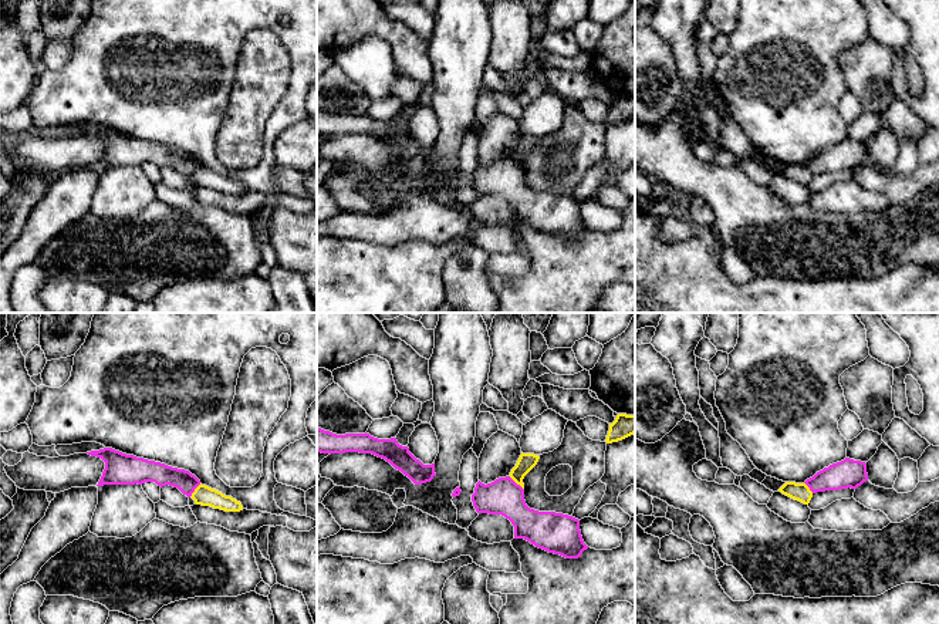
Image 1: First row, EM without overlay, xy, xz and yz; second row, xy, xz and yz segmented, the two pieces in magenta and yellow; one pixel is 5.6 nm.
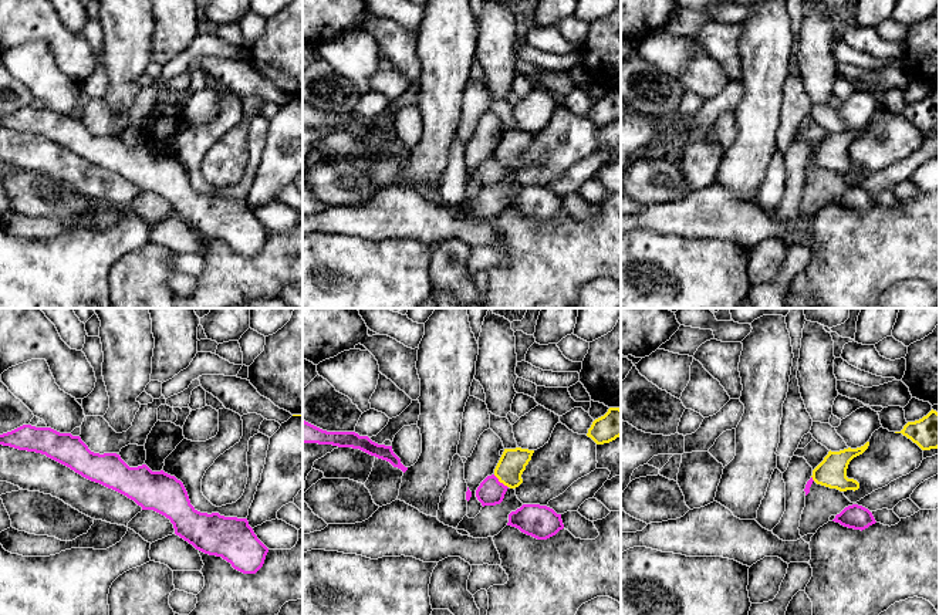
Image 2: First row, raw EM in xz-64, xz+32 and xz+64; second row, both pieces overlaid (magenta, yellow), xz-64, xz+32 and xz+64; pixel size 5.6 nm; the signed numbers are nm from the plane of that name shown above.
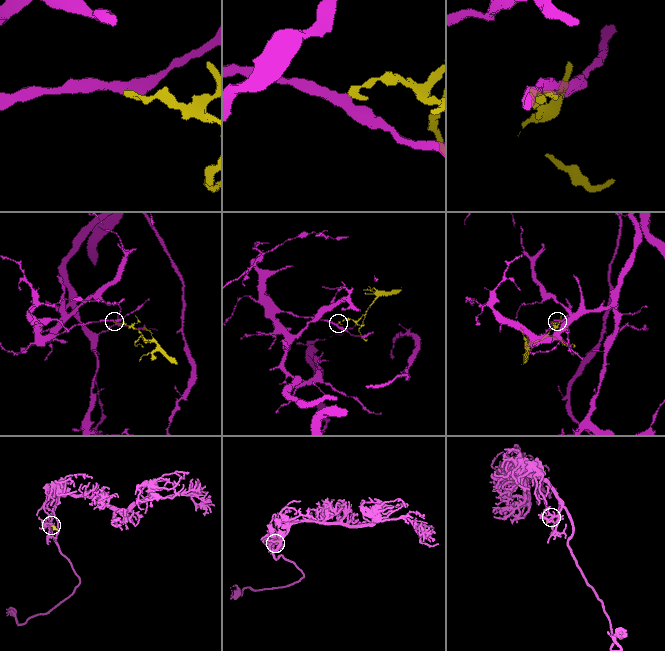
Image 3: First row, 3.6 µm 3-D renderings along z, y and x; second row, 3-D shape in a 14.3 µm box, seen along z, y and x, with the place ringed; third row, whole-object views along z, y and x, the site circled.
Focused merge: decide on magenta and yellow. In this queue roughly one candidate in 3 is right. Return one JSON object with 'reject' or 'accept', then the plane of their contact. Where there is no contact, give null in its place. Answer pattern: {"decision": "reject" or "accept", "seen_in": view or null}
{"decision": "reject", "seen_in": "xz"}

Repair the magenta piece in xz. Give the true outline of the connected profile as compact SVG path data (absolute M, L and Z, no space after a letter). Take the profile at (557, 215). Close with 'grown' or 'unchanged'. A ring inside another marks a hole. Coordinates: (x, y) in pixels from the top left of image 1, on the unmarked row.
M510 158L487 166L479 162L472 183L477 195L501 196L509 200L514 208L514 220L524 220L548 235L578 240L588 230L578 200L530 190L524 182L524 171Z; unchanged

